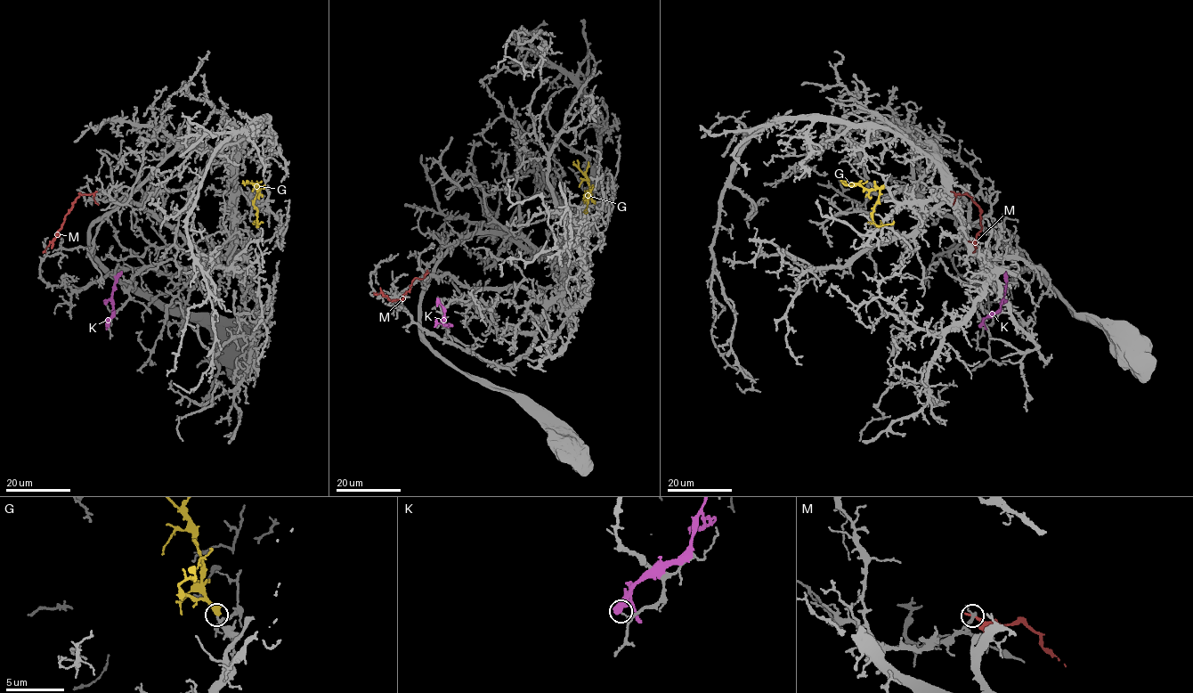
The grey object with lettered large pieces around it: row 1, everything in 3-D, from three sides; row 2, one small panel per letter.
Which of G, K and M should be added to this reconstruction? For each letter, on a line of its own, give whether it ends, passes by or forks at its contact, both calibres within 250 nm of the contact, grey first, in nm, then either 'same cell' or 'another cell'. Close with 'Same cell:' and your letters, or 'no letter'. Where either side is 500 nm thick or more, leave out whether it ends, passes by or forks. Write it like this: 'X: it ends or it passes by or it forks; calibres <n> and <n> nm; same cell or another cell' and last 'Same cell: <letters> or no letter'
G: calibres 180 and 600 nm; same cell
K: calibres 180 and 650 nm; another cell
M: it ends; calibres 200 and 280 nm; another cell
Same cell: G

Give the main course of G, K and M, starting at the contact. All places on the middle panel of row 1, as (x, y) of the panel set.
G: (595, 203), (584, 196), (588, 191), (587, 212), (585, 213)
K: (439, 300), (443, 310), (442, 323), (452, 325)
M: (426, 273), (422, 279), (416, 278), (401, 299), (390, 300), (380, 292), (377, 295), (374, 292)

